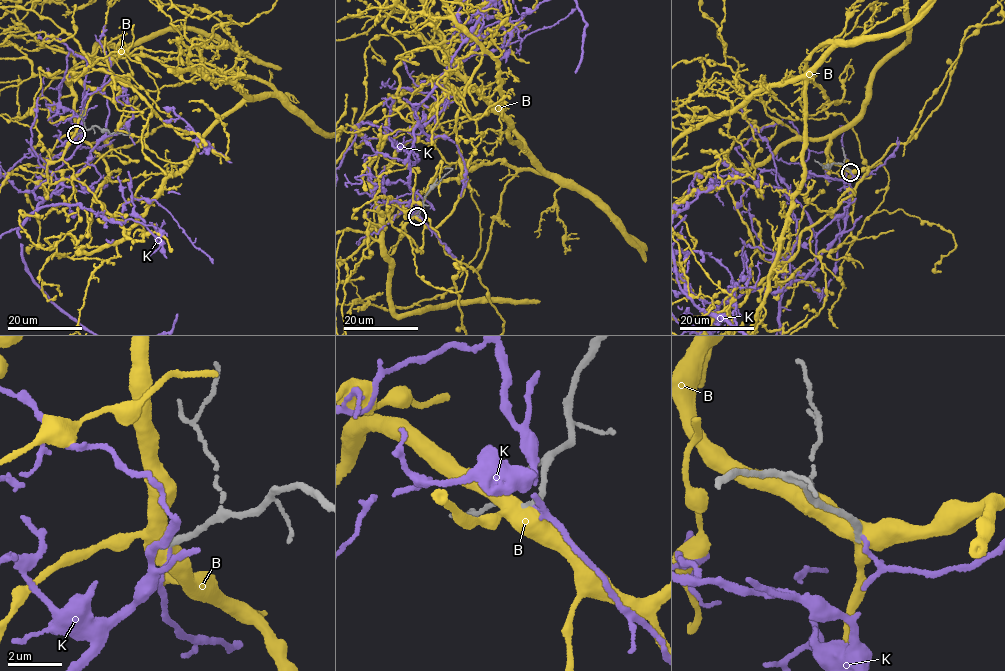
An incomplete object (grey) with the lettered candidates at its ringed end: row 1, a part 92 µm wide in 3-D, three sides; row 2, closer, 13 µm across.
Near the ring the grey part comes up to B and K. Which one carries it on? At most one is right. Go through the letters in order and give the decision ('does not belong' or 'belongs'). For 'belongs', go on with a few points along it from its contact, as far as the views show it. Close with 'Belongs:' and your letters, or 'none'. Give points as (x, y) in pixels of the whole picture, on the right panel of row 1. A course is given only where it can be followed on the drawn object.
B: does not belong
K: does not belong
Belongs: none

